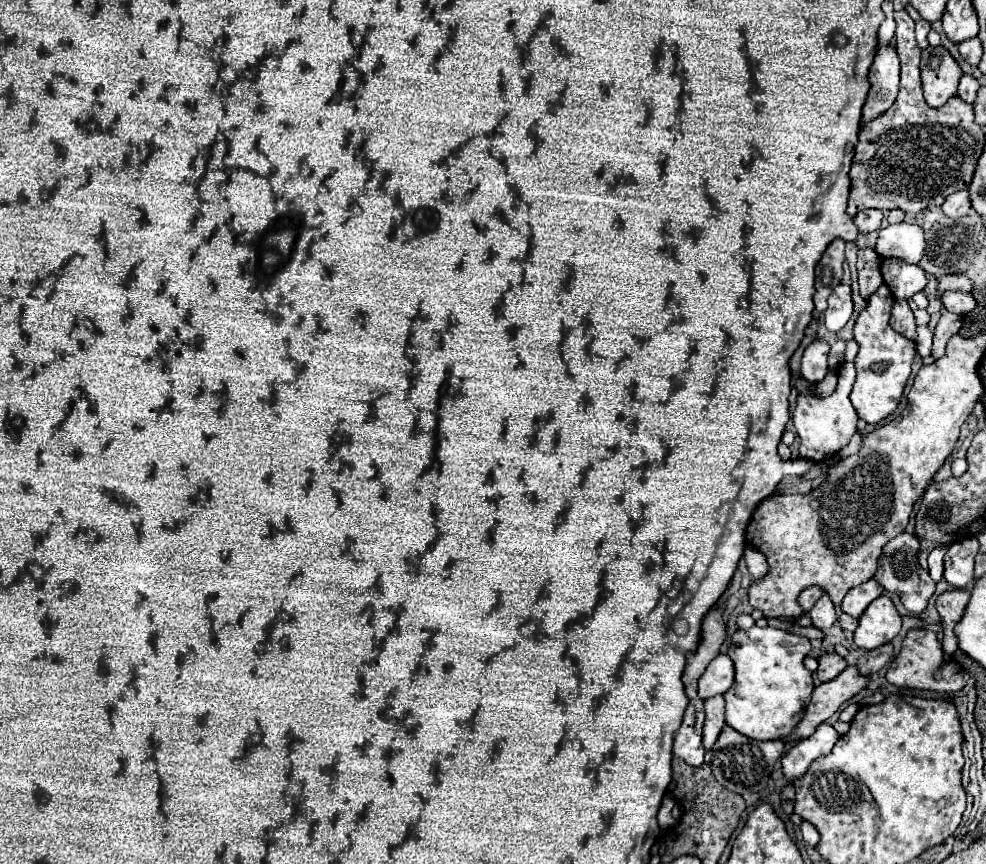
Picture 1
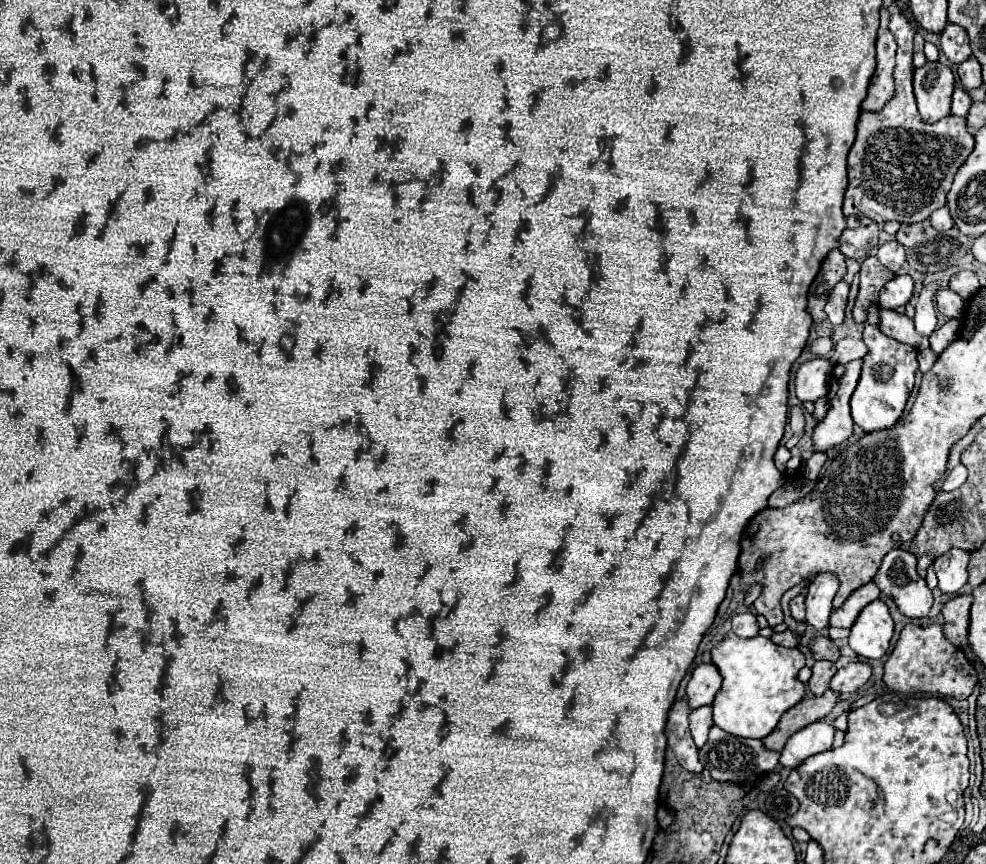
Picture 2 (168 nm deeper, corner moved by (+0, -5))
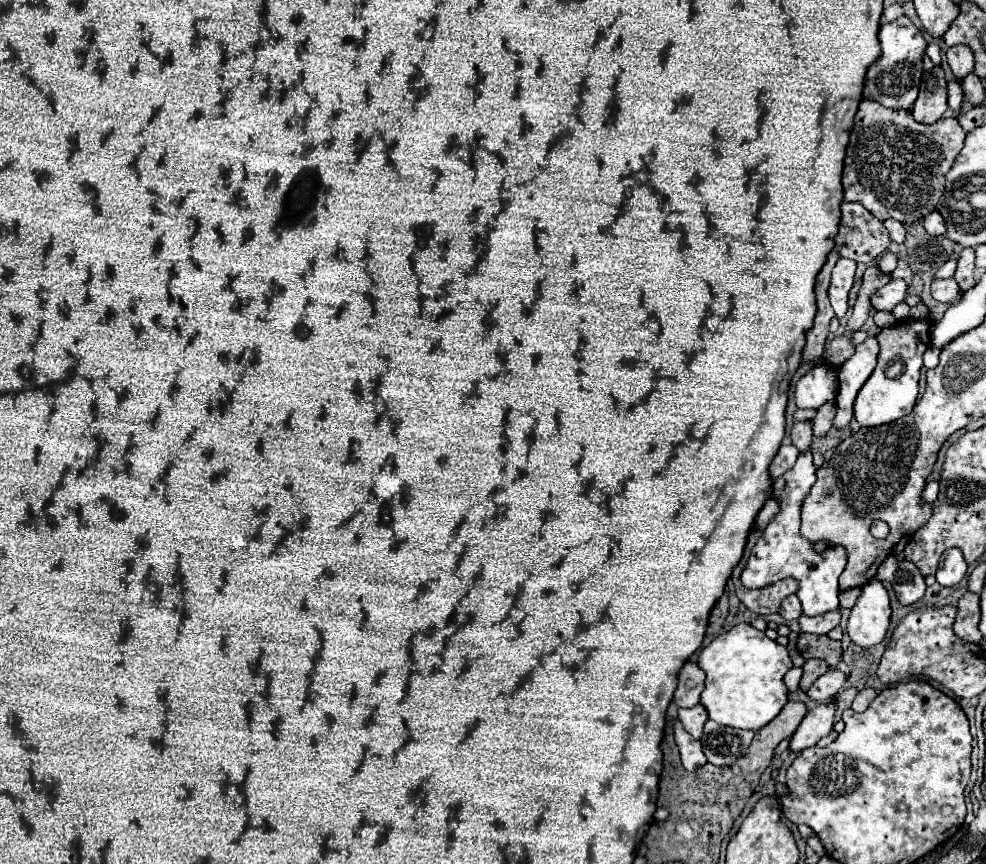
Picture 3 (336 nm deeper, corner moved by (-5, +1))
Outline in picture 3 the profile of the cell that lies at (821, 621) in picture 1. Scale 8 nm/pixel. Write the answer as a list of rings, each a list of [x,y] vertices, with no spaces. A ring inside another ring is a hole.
[[[811,452],[799,454],[795,466],[787,470],[773,482],[771,496],[779,502],[779,514],[767,524],[763,536],[751,550],[747,566],[741,572],[741,582],[745,588],[763,588],[775,584],[783,578],[797,580],[797,598],[801,600],[805,616],[821,616],[829,610],[839,608],[839,576],[847,564],[847,552],[841,546],[829,546],[823,552],[815,552],[813,542],[805,540],[799,532],[801,526],[801,506],[807,498],[811,486],[815,484],[815,466]]]

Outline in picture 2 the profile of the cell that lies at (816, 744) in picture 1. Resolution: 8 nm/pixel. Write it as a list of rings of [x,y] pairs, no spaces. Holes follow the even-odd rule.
[[[814,722],[796,732],[782,750],[780,764],[786,768],[800,766],[806,758],[832,748],[832,728],[826,722]]]

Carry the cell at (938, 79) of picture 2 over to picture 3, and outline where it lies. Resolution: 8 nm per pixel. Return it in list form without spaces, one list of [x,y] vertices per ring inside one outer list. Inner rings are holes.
[[[935,66],[933,70],[927,70],[923,76],[919,96],[911,108],[911,114],[921,124],[933,124],[943,116],[945,110],[947,110],[947,82],[941,66]]]

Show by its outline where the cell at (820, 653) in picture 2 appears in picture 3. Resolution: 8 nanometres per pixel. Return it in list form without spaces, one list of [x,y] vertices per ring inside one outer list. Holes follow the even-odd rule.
[[[799,634],[797,650],[805,660],[809,658],[825,660],[829,668],[835,668],[839,664],[843,652],[841,642],[831,640],[829,636],[815,636],[815,634]]]

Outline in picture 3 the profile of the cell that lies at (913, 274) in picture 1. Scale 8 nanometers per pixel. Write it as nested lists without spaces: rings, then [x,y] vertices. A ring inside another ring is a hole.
[[[889,280],[883,288],[879,288],[871,296],[871,306],[875,310],[891,312],[899,302],[905,300],[905,294],[907,294],[907,284],[903,280]]]

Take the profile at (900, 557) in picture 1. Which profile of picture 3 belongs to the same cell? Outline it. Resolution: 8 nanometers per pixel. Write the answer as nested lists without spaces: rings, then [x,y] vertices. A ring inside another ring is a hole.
[[[887,556],[877,570],[877,580],[889,582],[901,604],[915,604],[925,594],[925,580],[917,566],[897,556]]]

